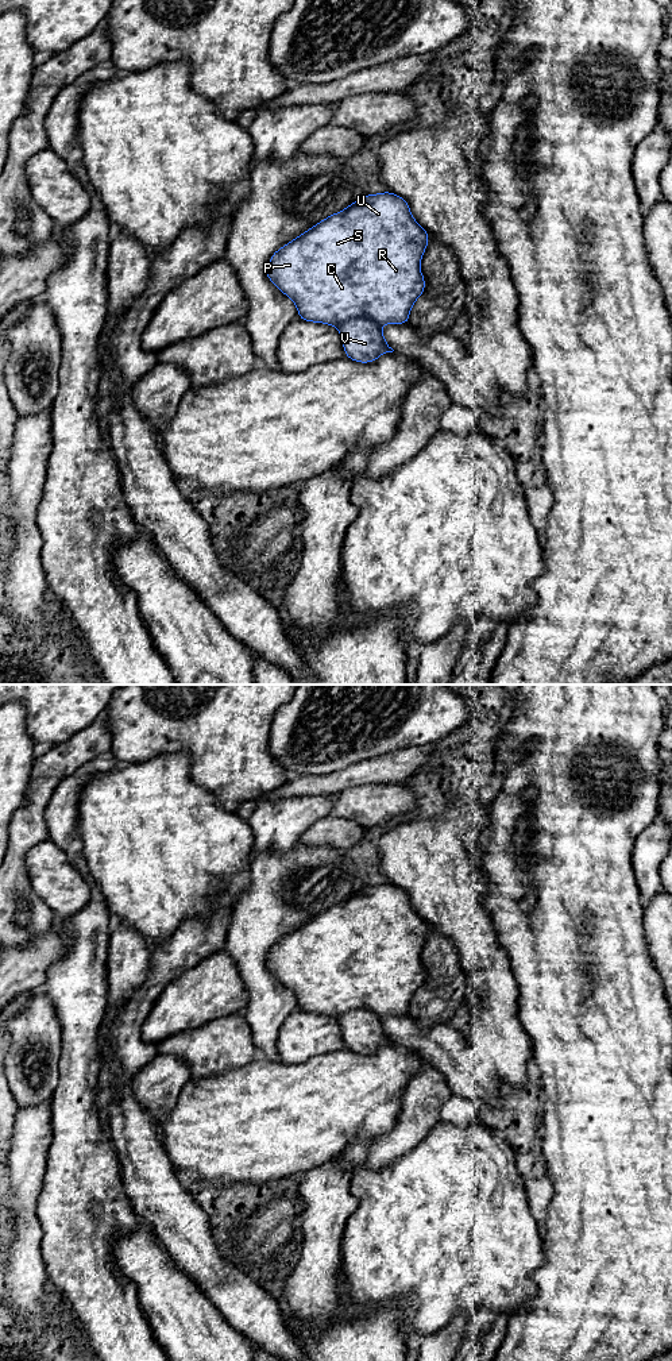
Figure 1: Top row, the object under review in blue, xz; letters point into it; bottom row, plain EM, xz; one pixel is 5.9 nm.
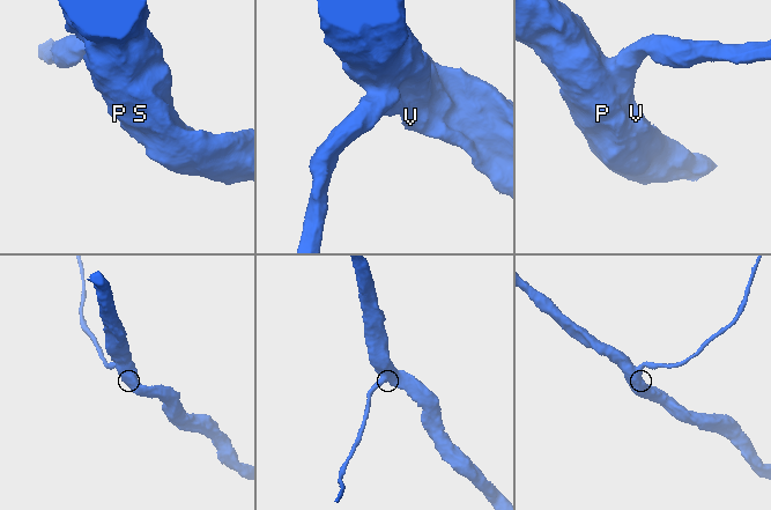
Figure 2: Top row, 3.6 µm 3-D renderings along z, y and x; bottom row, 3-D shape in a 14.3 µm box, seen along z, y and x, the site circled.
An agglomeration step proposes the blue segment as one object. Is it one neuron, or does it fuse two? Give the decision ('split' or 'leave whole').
leave whole

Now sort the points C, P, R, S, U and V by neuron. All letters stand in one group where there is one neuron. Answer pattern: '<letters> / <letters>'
C P R S U V

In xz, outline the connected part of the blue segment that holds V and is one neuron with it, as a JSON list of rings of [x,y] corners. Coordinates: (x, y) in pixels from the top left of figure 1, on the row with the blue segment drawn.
[[[366,194],[277,250],[266,274],[293,300],[301,320],[335,325],[345,356],[368,363],[394,351],[381,327],[409,323],[410,309],[425,290],[420,263],[428,240],[403,197]]]

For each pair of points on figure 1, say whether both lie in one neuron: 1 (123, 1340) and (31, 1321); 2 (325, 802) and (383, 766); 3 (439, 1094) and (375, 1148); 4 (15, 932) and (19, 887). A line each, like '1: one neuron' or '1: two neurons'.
1: two neurons
2: two neurons
3: one neuron
4: one neuron

